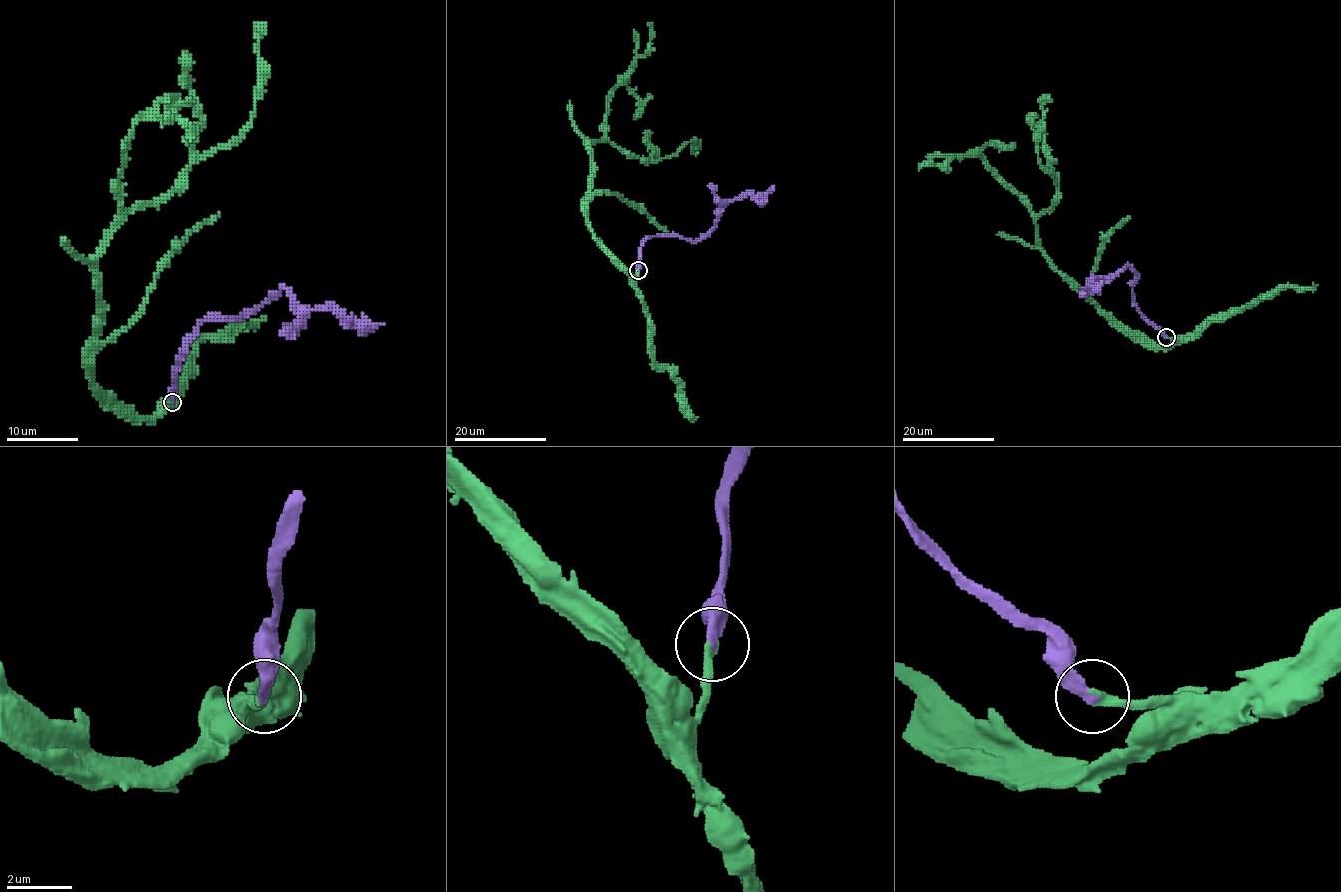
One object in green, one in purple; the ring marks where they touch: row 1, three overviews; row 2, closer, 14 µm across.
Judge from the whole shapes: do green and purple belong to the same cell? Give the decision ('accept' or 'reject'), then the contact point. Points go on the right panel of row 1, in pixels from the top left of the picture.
accept; at (1166, 337)

